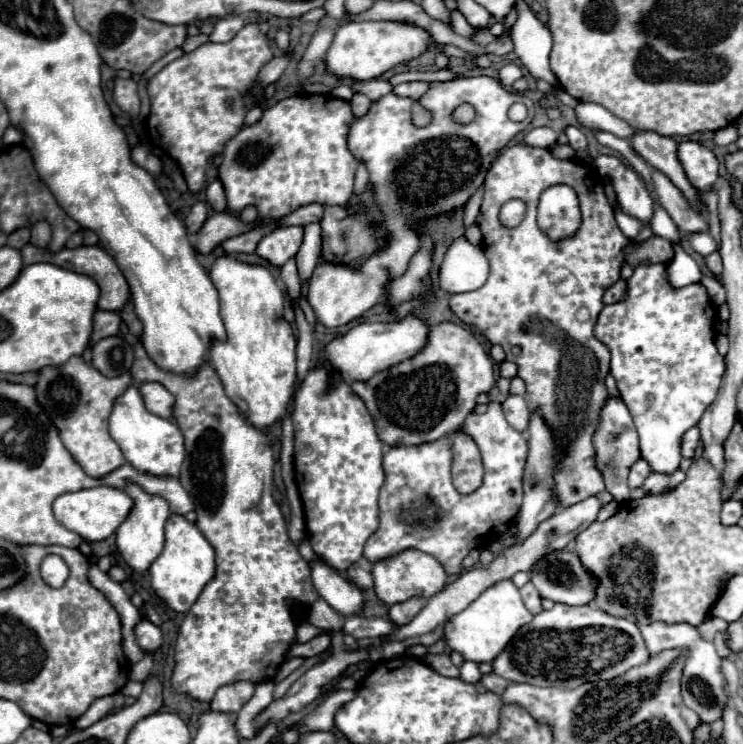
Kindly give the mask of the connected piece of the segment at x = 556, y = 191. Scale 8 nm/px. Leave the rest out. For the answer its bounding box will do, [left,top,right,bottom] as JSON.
[539,185,581,241]

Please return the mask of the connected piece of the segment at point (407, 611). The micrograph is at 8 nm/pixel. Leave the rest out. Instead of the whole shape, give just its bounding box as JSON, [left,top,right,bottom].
[389,597,425,625]

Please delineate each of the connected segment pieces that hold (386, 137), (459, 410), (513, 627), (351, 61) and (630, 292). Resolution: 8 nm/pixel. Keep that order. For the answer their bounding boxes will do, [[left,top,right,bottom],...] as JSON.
[[307,77,535,327],[351,323,493,445],[445,579,533,663],[325,21,431,81],[595,263,725,473]]

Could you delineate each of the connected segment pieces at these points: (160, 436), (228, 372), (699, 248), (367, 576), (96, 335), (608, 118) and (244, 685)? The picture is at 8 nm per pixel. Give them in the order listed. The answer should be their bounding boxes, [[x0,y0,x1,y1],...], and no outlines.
[[109,385,185,477],[209,255,295,429],[689,231,717,257],[347,563,373,589],[83,311,121,362],[575,101,635,139],[211,681,255,713]]

